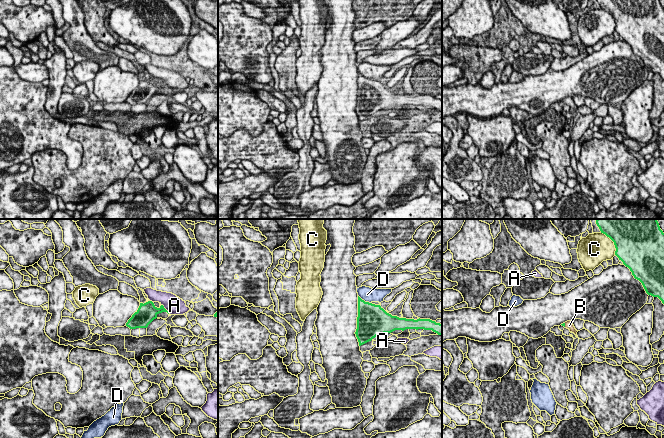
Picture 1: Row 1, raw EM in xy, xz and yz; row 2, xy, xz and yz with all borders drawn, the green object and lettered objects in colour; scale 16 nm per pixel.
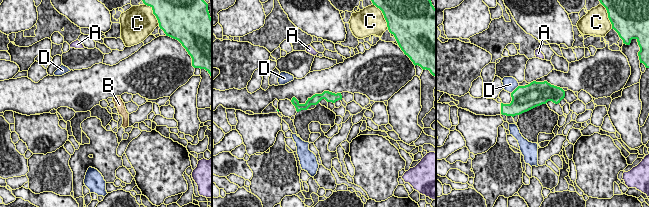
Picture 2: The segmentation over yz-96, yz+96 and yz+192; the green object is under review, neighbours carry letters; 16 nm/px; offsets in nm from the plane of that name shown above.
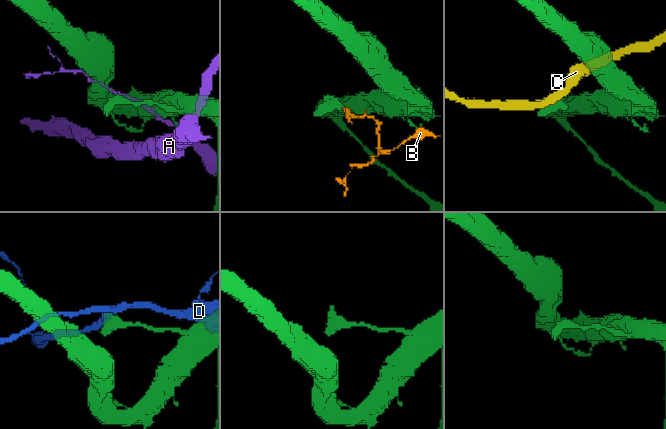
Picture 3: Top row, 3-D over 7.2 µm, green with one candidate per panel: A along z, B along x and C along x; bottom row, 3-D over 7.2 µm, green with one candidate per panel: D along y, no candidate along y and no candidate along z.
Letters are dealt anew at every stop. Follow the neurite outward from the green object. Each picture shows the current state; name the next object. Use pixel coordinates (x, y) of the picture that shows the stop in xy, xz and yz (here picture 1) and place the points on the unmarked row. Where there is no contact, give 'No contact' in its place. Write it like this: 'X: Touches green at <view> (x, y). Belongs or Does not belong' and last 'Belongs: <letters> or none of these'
A: Touches green at xy (165, 85). Does not belong
B: Touches green at yz (564, 101). Belongs
C: Touches green at yz (613, 17). Does not belong
D: Touches green at xz (363, 76). Does not belong
Belongs: B

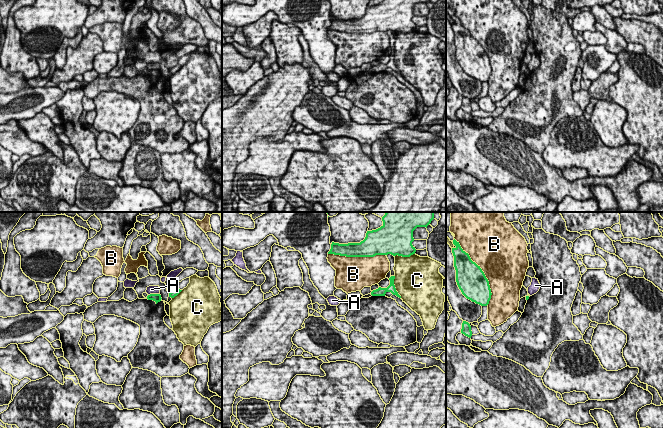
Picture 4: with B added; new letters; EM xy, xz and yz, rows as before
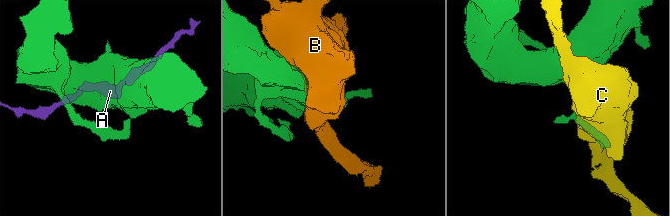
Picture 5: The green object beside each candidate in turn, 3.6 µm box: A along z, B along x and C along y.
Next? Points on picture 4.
A: Touches green at xy (153, 70). Does not belong
B: Touches green at yz (483, 48). Does not belong
C: Touches green at xz (394, 63). Does not belong
Belongs: none of these

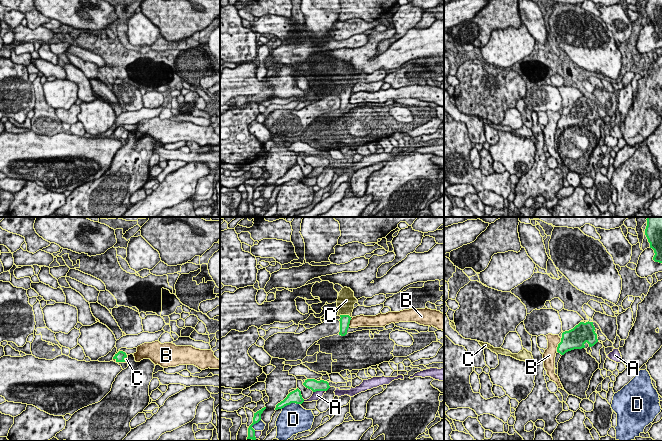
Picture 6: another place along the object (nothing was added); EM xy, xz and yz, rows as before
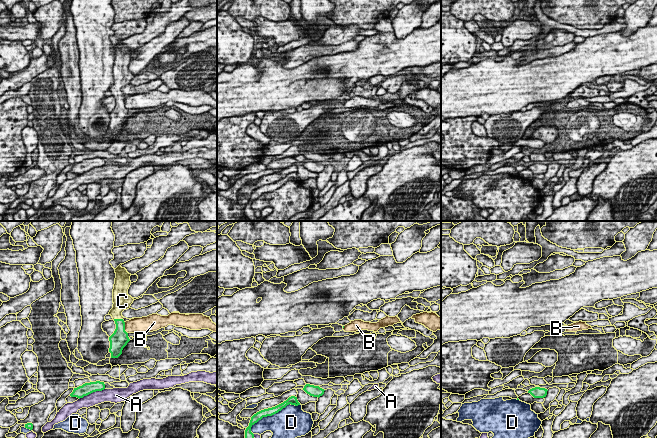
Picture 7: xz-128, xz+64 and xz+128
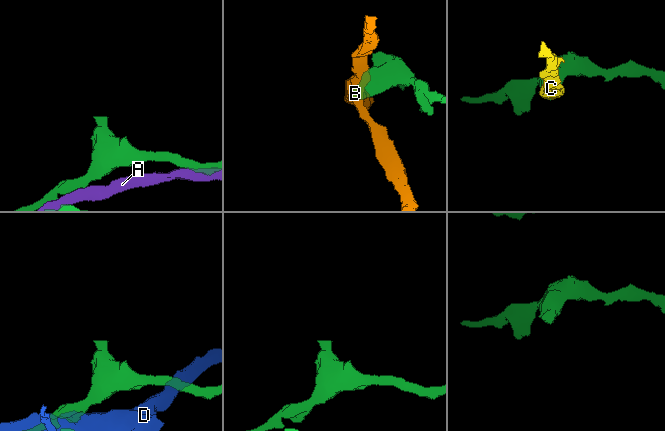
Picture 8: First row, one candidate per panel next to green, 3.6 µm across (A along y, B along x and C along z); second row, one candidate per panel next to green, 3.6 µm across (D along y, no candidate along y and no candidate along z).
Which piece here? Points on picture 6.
A: Touches green at xz (319, 166). Does not belong
B: Touches green at yz (558, 121). Does not belong
C: Touches green at xz (345, 91). Belongs
D: Touches green at xz (290, 179). Does not belong
Belongs: C

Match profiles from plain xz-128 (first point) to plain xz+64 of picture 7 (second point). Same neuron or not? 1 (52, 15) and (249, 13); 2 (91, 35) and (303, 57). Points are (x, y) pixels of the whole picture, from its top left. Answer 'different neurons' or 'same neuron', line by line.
1: same neuron
2: different neurons

